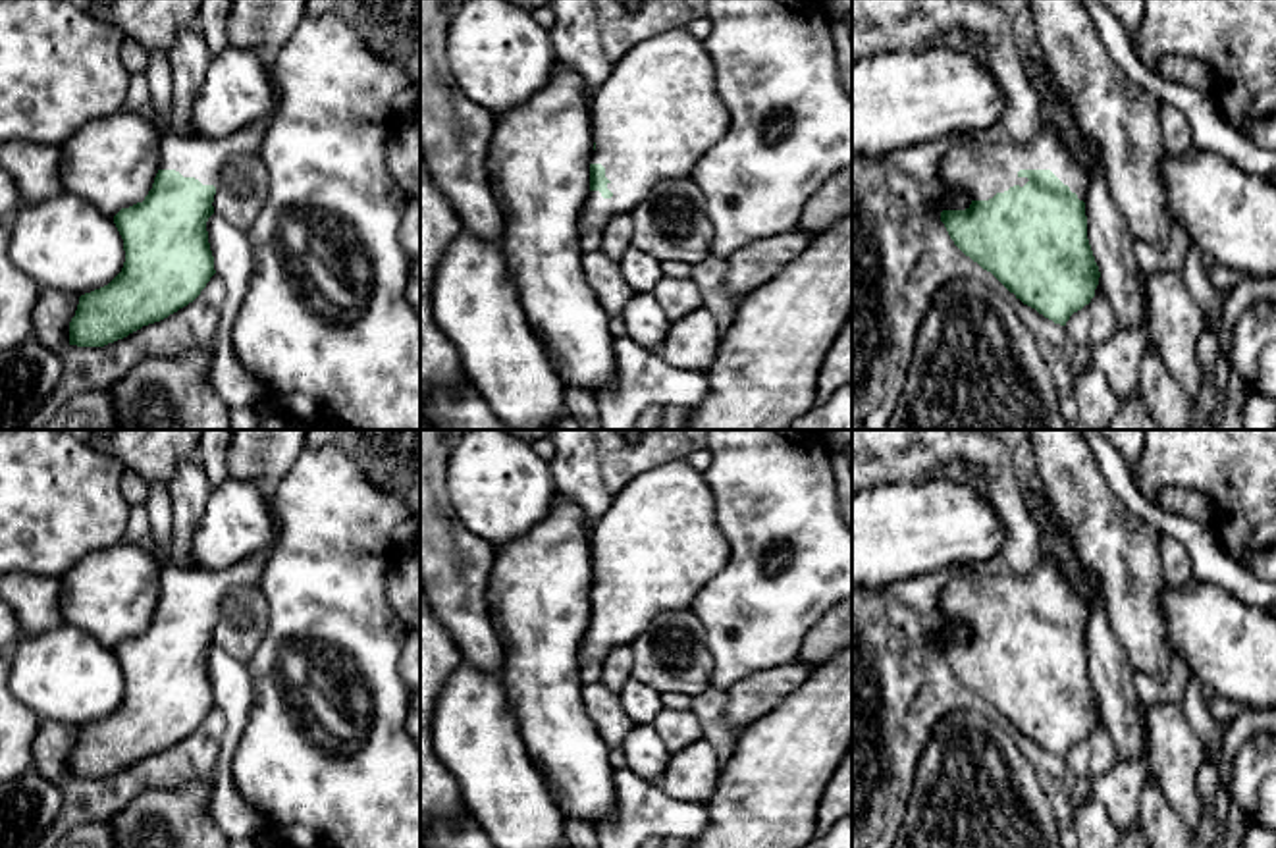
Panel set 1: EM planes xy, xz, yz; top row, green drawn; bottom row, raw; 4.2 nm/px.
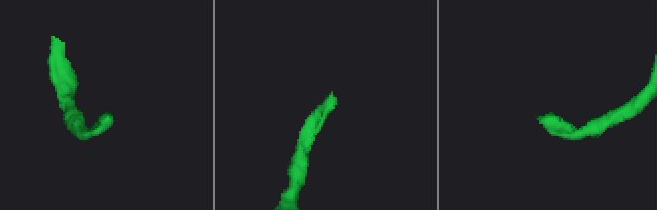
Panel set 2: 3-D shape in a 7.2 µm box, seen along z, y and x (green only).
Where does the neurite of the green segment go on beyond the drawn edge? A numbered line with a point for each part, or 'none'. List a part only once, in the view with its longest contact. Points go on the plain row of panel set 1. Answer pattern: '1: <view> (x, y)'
1: yz (982, 602)

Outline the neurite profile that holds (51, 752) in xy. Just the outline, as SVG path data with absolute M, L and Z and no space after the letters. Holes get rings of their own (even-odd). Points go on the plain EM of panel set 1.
M42 721L33 744L33 769L44 779L62 784L69 777L69 754L77 736L77 727Z

